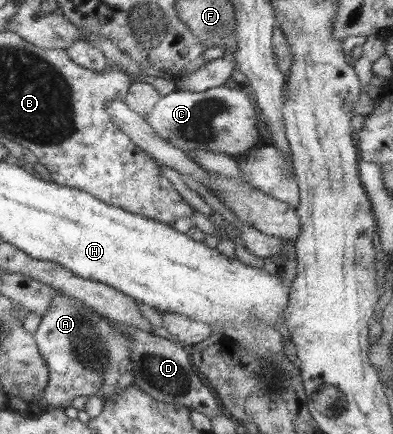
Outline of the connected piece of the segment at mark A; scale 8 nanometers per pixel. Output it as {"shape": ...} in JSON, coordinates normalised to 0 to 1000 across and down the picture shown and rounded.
{"shape":[[[145,668],[145,680],[135,684],[122,714],[104,728],[104,742],[84,776],[92,800],[104,800],[104,818],[115,818],[115,839],[125,836],[122,889],[112,894],[109,910],[102,910],[104,922],[92,924],[109,945],[163,942],[178,935],[186,919],[204,915],[247,912],[267,924],[285,924],[344,882],[331,827],[333,781],[308,774],[285,749],[277,749],[267,730],[247,726],[204,691],[165,680],[158,668]]]}

